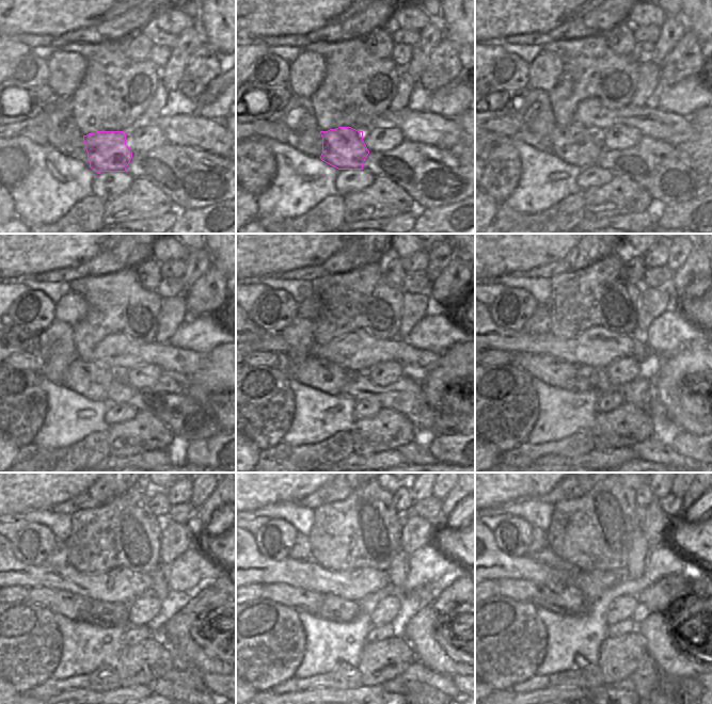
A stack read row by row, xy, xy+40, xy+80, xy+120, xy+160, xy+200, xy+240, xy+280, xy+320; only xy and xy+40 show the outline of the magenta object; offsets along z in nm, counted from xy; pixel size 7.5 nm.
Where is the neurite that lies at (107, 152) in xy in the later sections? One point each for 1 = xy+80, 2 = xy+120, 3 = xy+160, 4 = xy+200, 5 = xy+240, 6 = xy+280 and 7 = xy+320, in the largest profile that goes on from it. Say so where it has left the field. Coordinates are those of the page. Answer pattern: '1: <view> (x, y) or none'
1: xy+80 (573, 144)
2: xy+120 (92, 380)
3: xy+160 (322, 374)
4: xy+200 (555, 371)
5: xy+240 (72, 606)
6: xy+280 (298, 598)
7: xy+320 (516, 589)

